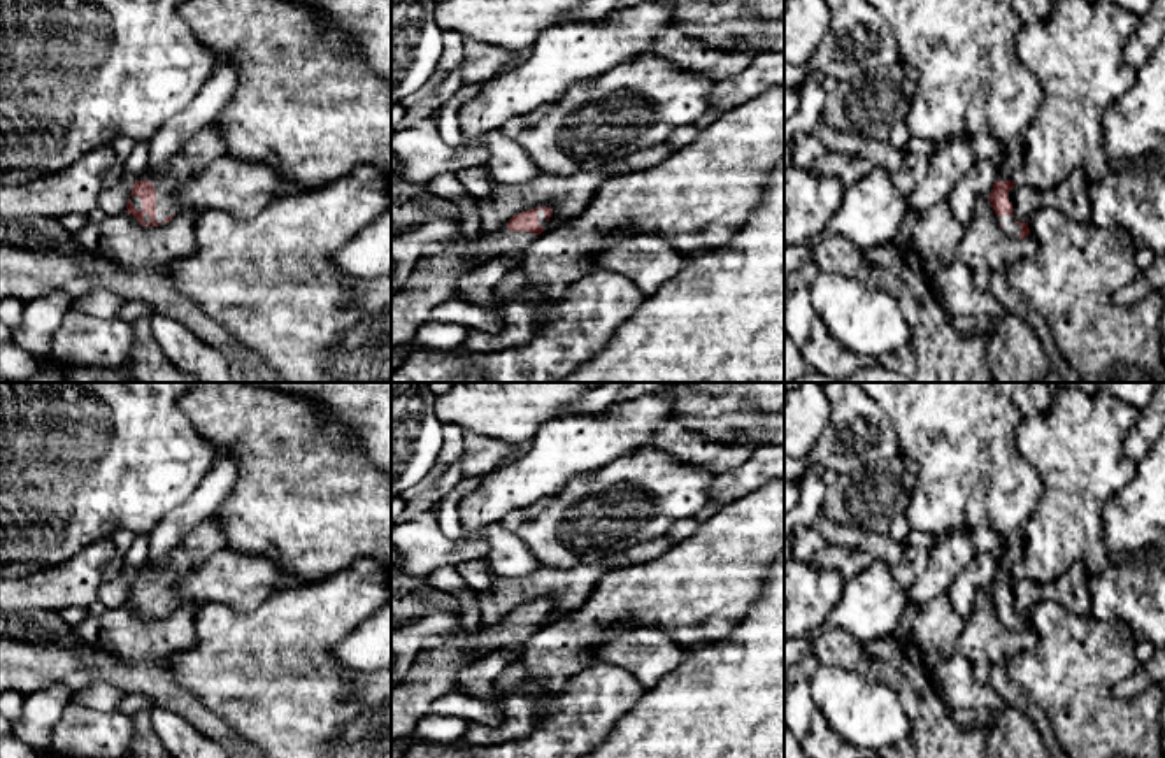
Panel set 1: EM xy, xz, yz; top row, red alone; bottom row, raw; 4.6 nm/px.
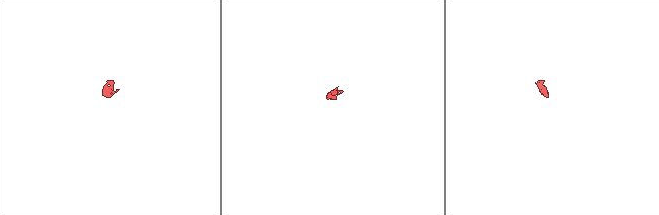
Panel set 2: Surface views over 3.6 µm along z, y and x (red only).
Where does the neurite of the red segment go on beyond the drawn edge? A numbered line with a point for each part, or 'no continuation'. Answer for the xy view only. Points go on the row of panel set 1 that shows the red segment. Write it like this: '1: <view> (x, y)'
1: xy (207, 144)

